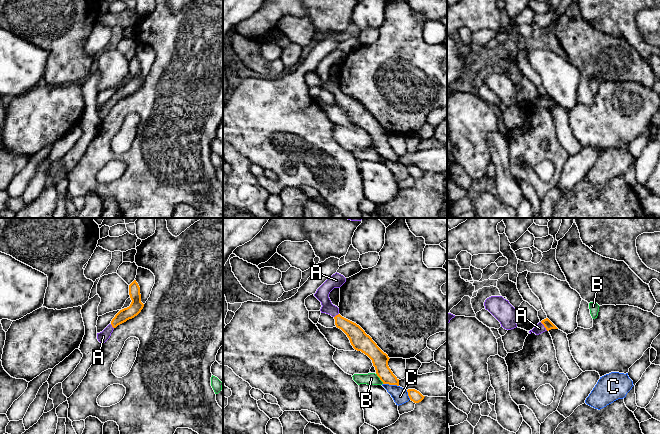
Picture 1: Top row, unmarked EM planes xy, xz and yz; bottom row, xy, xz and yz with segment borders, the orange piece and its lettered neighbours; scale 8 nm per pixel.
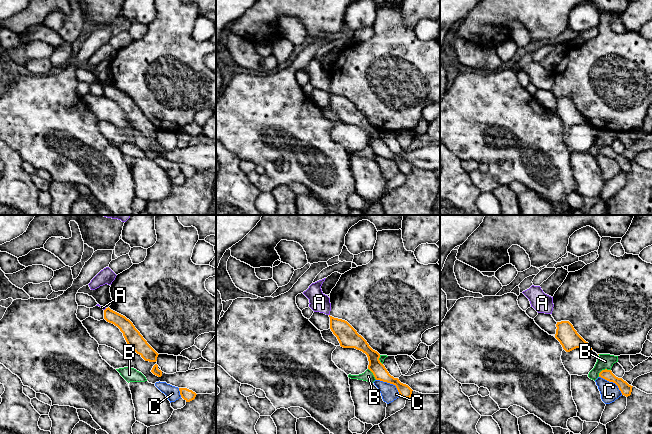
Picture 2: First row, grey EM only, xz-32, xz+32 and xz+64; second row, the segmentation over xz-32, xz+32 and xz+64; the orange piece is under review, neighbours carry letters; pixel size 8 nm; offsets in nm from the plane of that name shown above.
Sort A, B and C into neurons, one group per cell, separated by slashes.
A / B / C

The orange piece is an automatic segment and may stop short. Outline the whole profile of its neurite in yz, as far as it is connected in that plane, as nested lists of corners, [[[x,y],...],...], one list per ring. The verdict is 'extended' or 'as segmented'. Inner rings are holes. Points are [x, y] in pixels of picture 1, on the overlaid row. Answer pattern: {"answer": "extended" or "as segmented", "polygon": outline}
{"answer": "extended", "polygon": [[[548,318],[539,322],[532,330],[529,331],[531,334],[532,332],[536,335],[539,335],[545,331],[549,331],[551,329],[558,329]]]}

